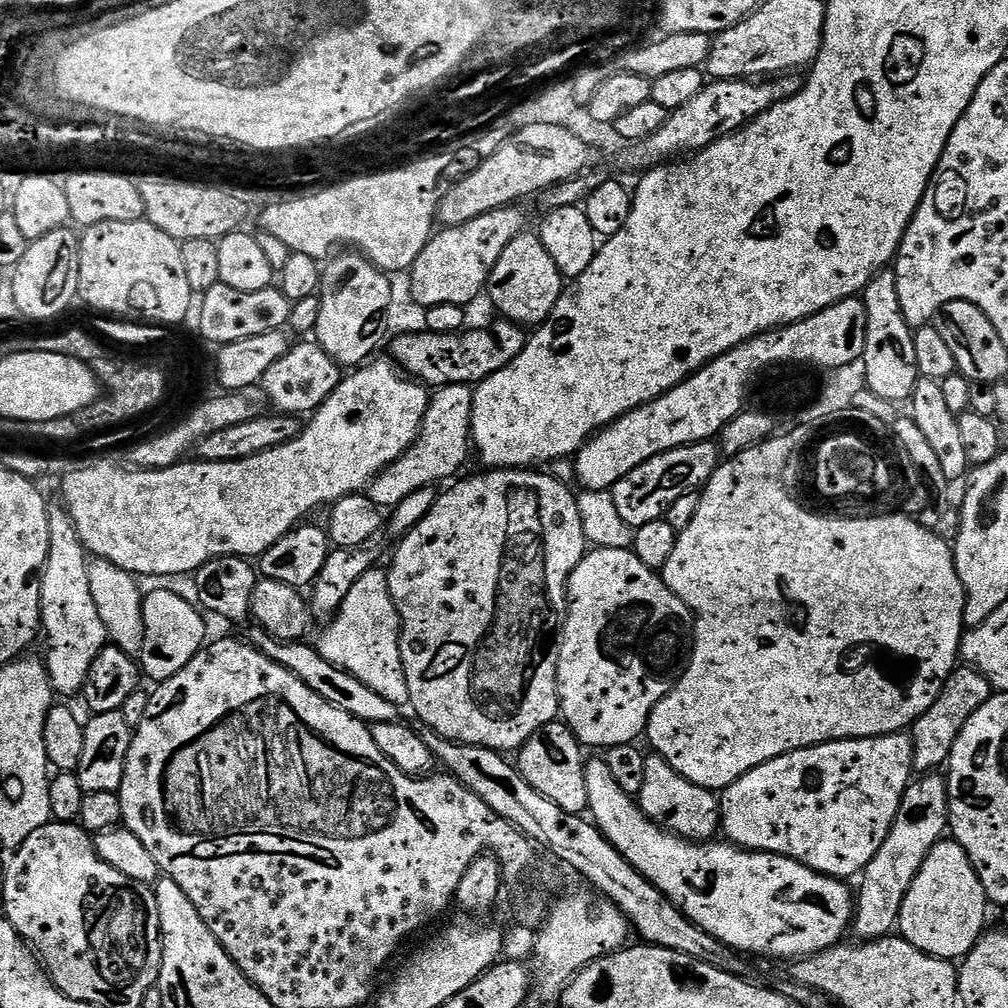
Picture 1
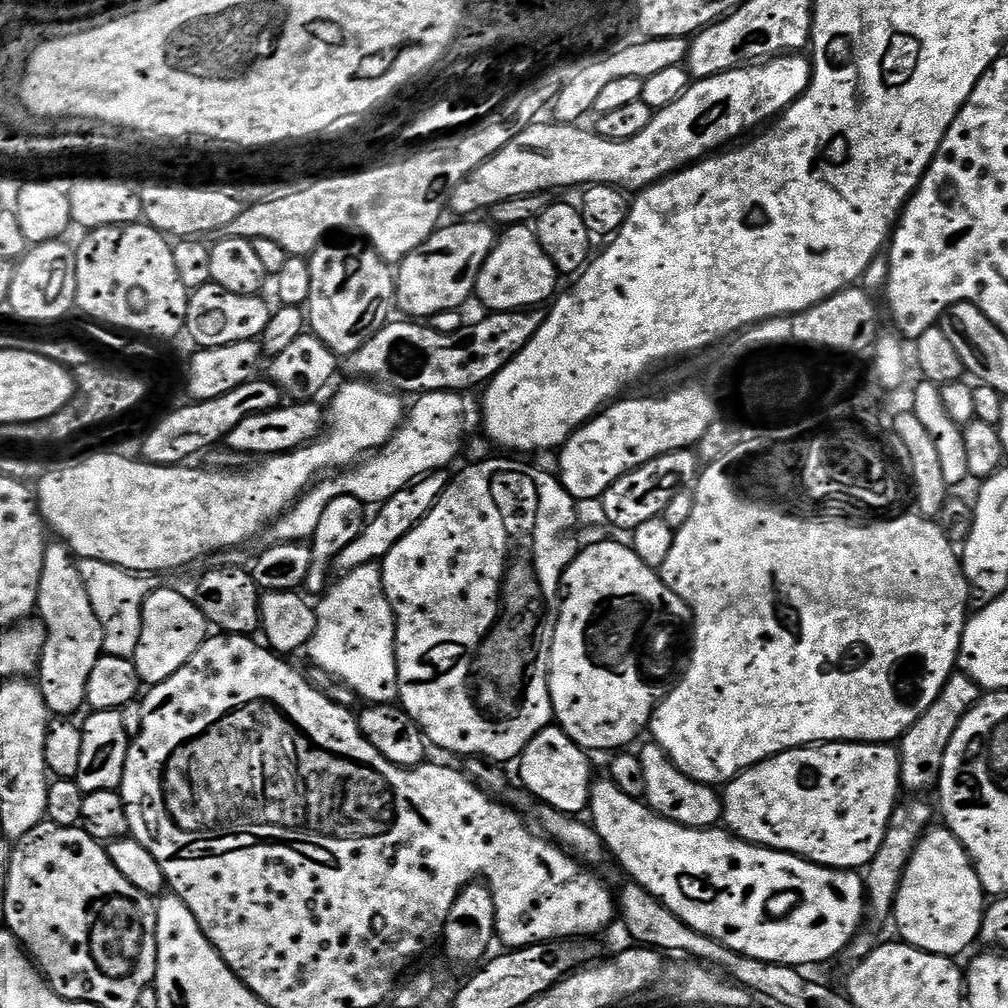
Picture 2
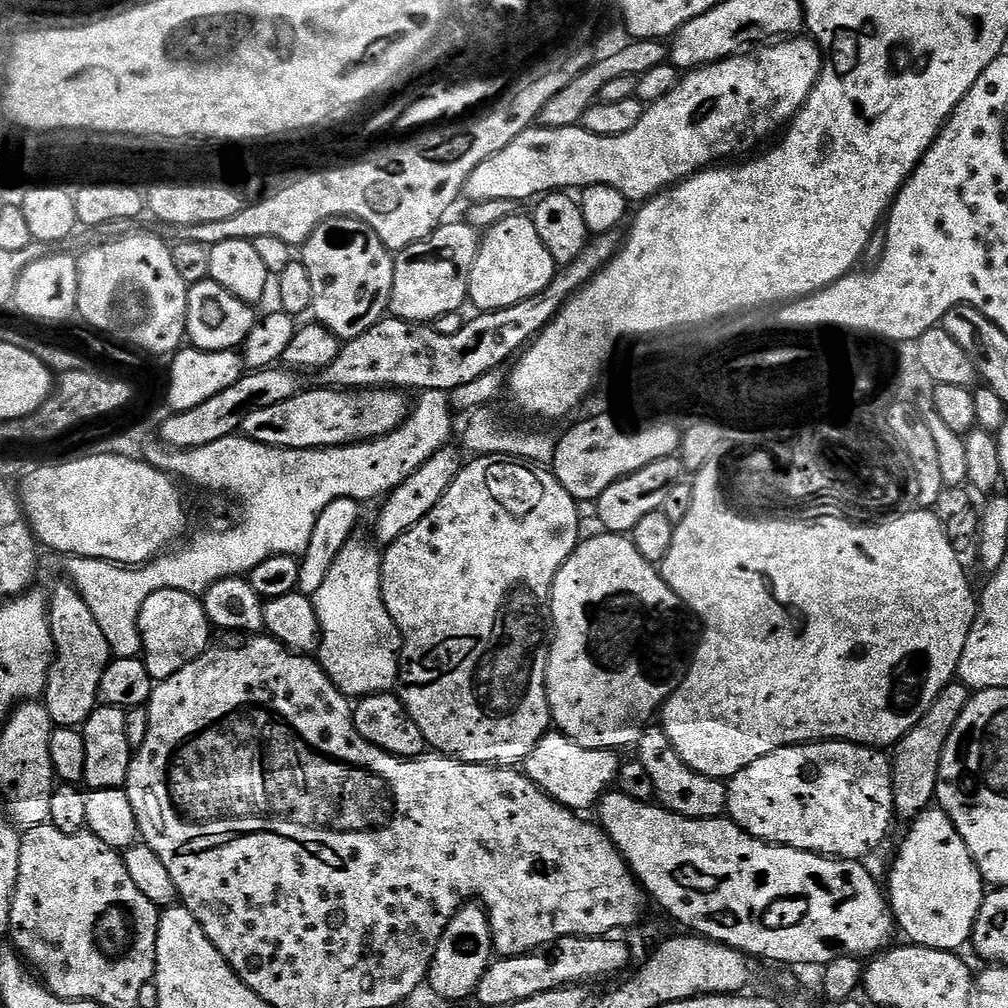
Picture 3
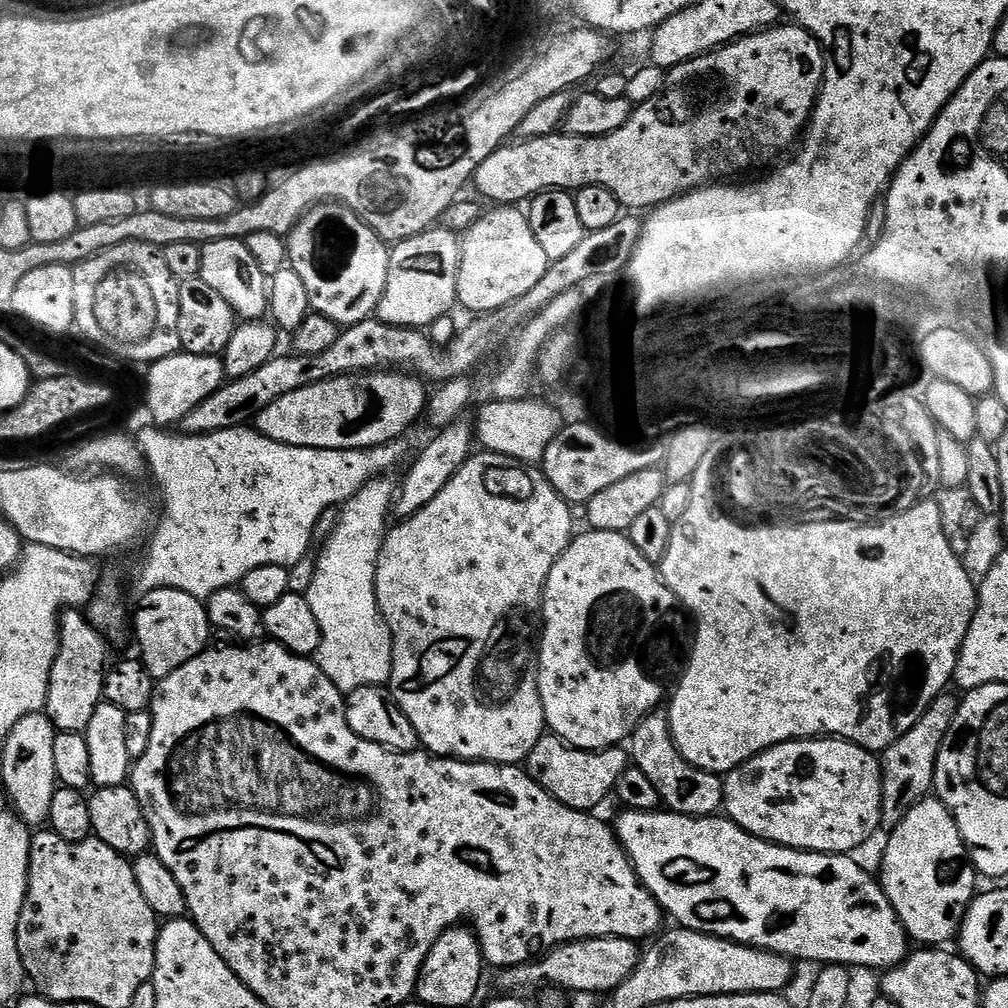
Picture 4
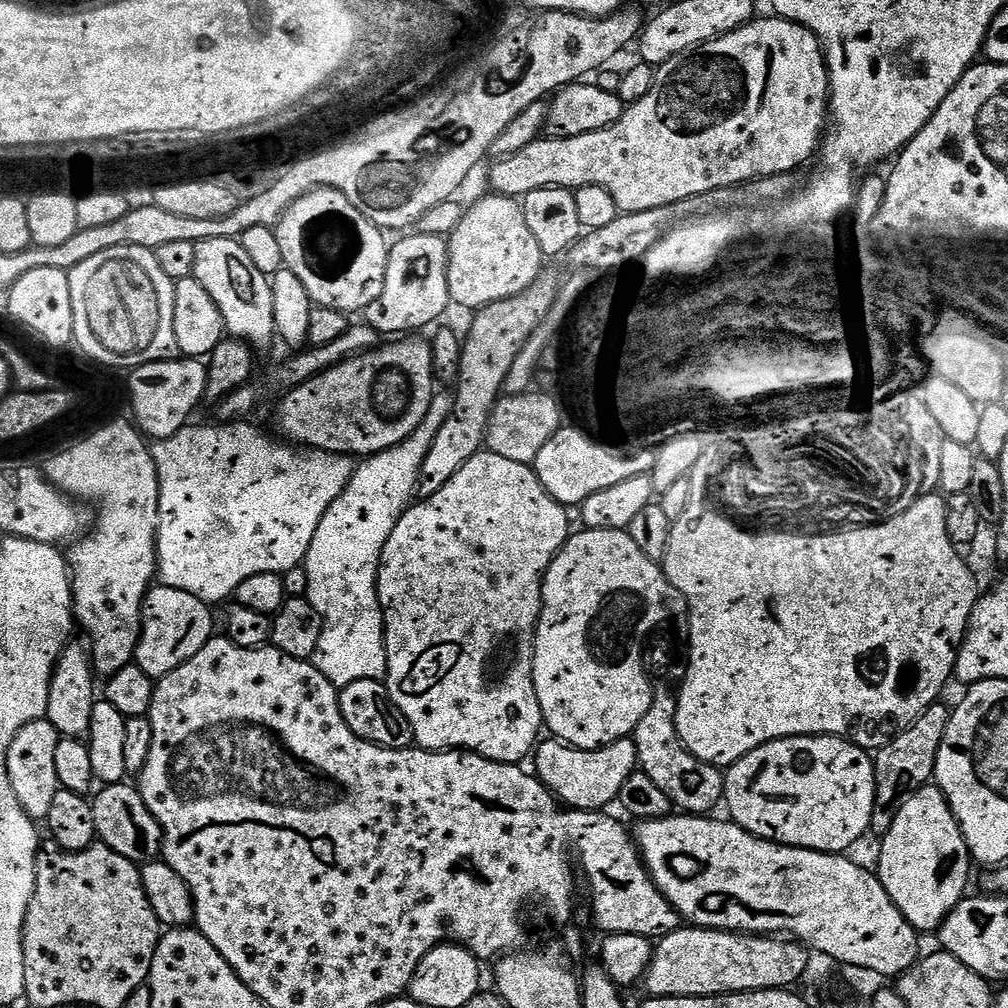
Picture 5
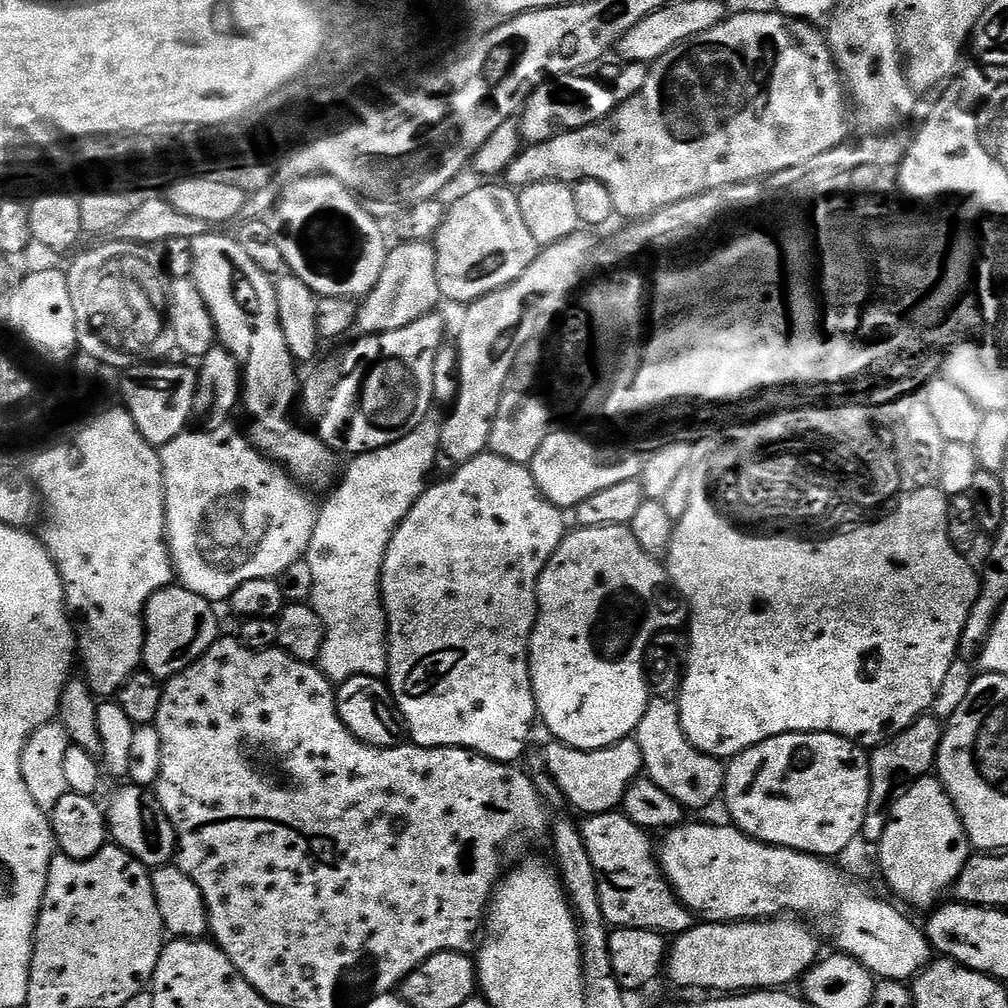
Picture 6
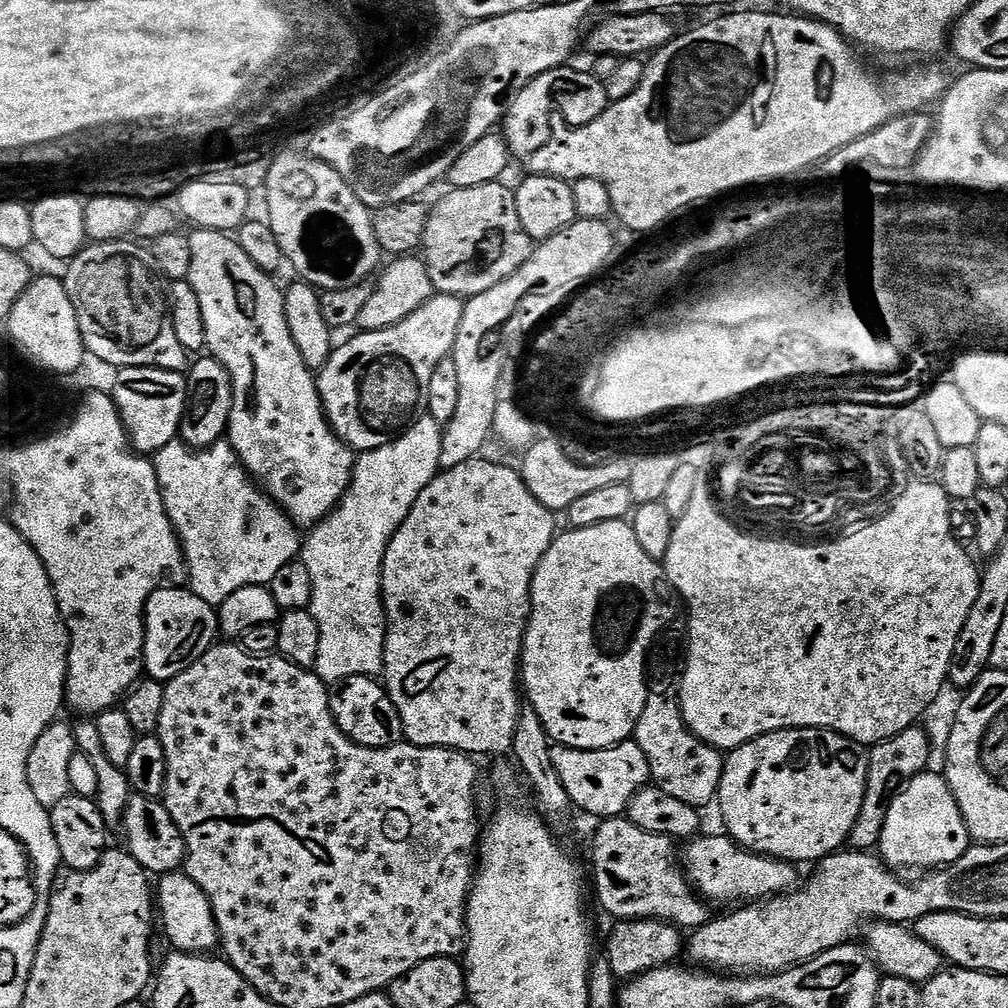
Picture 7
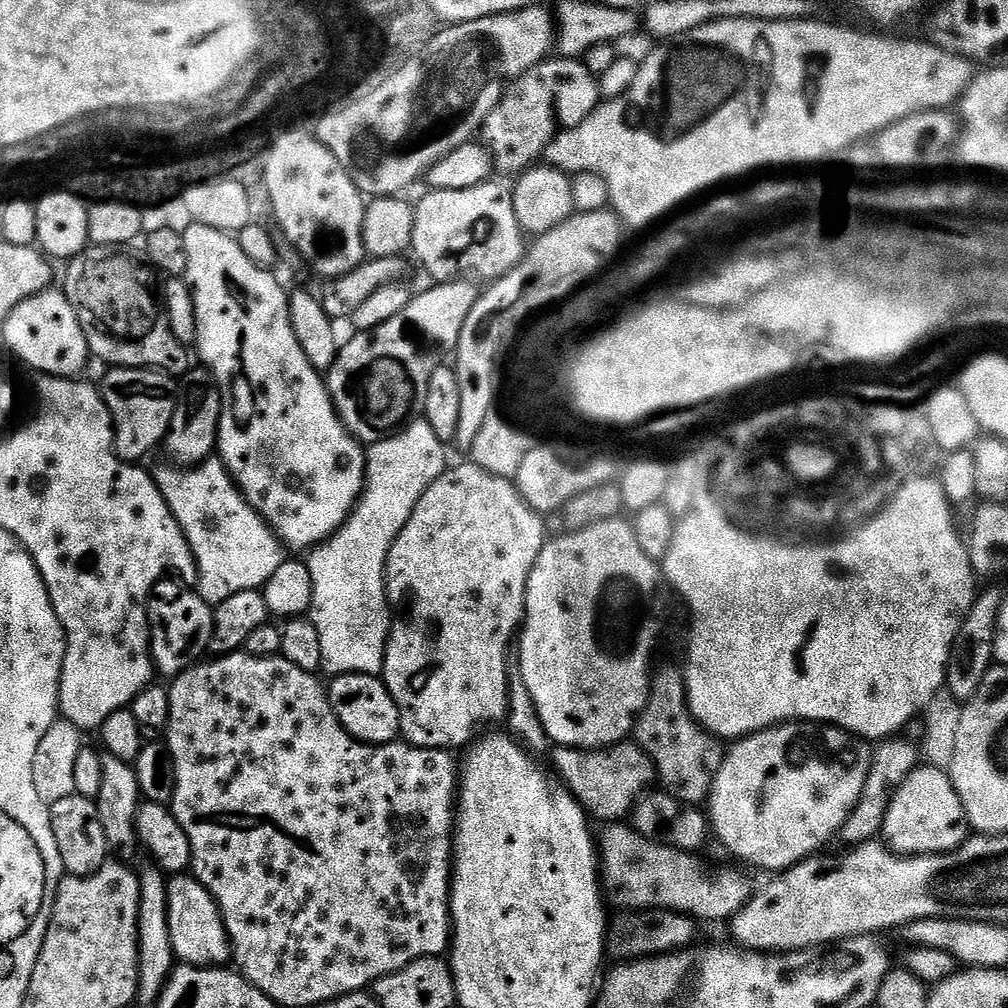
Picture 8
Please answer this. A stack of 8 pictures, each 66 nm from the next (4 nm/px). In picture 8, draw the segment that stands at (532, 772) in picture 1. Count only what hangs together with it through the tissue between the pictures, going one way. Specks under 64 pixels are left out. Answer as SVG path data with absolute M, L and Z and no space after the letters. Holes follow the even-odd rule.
M621 742L615 746L609 747L607 750L584 751L578 748L566 748L556 746L551 749L552 764L556 767L555 775L561 776L563 787L575 796L580 807L588 813L589 817L596 816L603 822L620 822L631 813L636 807L637 800L649 791L650 785L654 780L654 769L652 761L648 755L641 750L639 746L632 742Z

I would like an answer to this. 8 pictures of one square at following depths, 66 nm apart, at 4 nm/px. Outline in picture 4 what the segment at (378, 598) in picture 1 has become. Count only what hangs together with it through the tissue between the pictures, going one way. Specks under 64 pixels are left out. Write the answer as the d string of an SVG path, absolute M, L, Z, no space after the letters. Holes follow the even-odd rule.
M388 478L371 480L354 498L339 509L336 529L323 541L324 549L316 560L316 569L312 580L307 581L307 597L314 618L322 630L322 642L314 657L316 665L330 678L330 682L339 692L345 694L358 690L362 686L384 686L392 678L392 631L378 606L376 597L376 563L384 545L388 512L394 508L394 484Z

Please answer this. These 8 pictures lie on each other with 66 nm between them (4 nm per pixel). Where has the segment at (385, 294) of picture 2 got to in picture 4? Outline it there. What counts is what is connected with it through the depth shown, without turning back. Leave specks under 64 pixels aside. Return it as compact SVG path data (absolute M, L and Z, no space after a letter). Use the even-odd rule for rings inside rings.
M321 202L295 224L286 239L289 265L306 286L311 311L330 318L330 322L340 325L341 329L375 317L378 302L382 302L382 294L386 290L390 248L385 237L374 231L358 213L351 212L347 204Z

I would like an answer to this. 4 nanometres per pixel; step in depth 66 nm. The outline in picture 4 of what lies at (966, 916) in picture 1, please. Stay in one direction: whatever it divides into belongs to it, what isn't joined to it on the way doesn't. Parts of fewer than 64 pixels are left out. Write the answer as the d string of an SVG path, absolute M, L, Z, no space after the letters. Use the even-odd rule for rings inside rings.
M925 798L918 801L913 808L898 822L898 826L887 837L888 845L884 848L884 857L880 860L878 879L884 889L890 906L898 914L904 931L920 946L944 946L947 940L957 939L960 922L966 910L977 895L976 880L978 873L972 867L968 847L964 845L962 834L952 817L952 811L938 798Z

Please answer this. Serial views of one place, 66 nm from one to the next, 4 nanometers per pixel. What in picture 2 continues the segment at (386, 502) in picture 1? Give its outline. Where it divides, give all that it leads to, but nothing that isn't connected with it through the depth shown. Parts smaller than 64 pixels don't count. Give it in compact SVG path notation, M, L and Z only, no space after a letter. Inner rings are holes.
M426 392L415 397L416 405L409 407L406 419L383 448L377 448L355 466L340 470L331 478L312 485L274 525L275 539L281 544L311 541L322 519L322 510L339 496L353 496L366 506L386 503L398 490L406 490L416 480L432 472L447 469L461 455L466 443L464 434L464 399L459 392Z

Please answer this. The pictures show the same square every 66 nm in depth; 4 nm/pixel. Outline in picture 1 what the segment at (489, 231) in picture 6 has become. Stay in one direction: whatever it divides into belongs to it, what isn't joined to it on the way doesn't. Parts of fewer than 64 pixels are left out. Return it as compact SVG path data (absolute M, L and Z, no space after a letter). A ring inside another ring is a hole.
M525 230L513 238L510 246L502 250L502 258L494 262L486 296L492 299L493 306L500 311L503 319L521 326L539 326L554 310L565 287L565 277L560 275L558 266L554 266L554 258L546 254L546 246L542 246L539 235L535 231Z

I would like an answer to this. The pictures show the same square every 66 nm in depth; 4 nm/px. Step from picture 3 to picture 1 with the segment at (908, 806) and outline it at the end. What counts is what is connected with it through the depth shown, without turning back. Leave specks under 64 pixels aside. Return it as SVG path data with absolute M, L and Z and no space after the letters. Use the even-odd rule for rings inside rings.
M957 666L950 678L946 678L946 686L942 686L942 694L938 694L934 706L919 716L910 729L914 750L913 769L920 774L932 774L943 769L950 758L954 742L958 742L958 734L962 734L962 726L966 726L972 715L993 695L992 684L978 669Z

